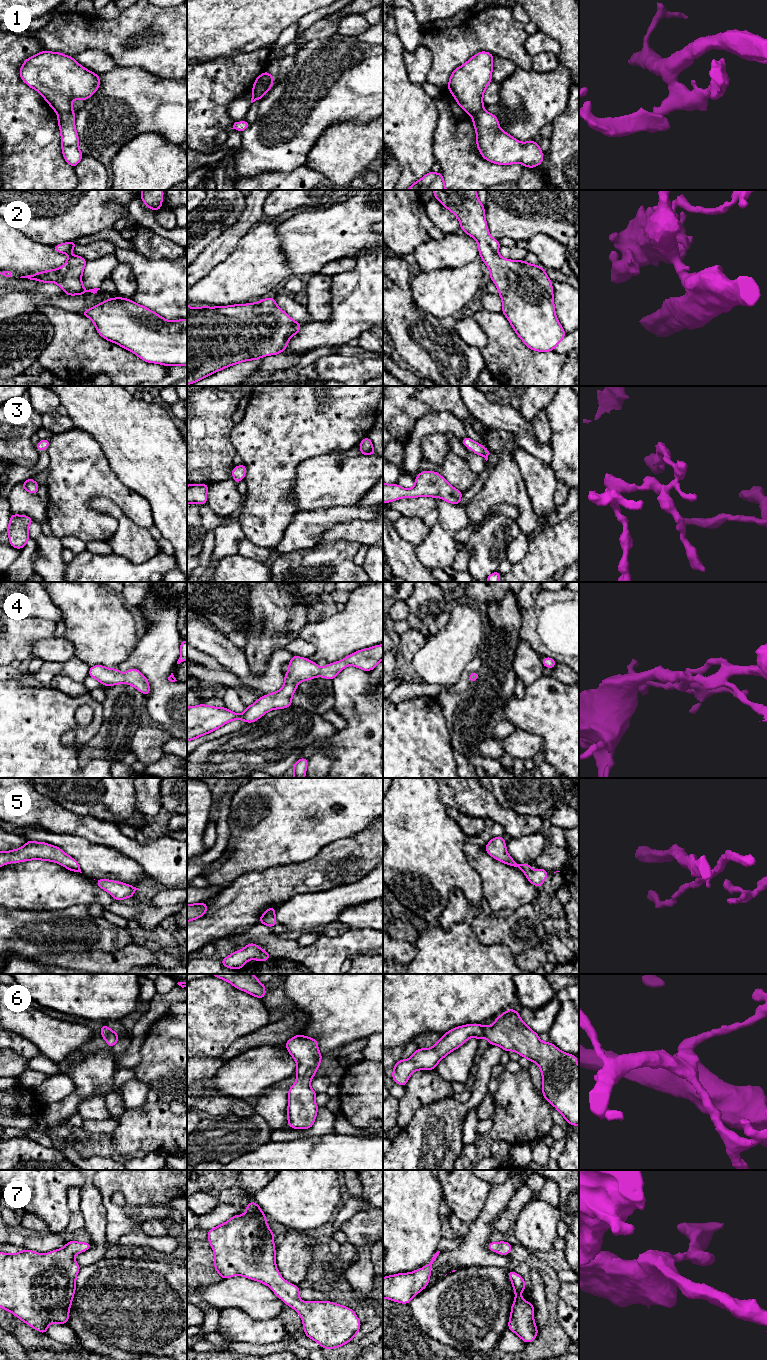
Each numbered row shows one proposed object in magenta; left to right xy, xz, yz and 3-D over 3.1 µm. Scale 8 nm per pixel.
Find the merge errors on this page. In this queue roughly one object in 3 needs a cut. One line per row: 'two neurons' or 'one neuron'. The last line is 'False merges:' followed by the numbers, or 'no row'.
1: two neurons
2: one neuron
3: one neuron
4: one neuron
5: two neurons
6: one neuron
7: one neuron
False merges: 1, 5

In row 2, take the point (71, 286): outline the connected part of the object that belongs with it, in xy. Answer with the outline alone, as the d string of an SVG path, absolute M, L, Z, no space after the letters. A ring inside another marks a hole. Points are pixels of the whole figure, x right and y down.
M72 241L55 245L53 248L57 253L68 255L68 260L63 266L20 278L38 280L41 283L55 282L69 296L83 295L86 292L97 293L100 288L86 290L83 286L81 277L87 260L81 256L69 254L76 246L77 244Z

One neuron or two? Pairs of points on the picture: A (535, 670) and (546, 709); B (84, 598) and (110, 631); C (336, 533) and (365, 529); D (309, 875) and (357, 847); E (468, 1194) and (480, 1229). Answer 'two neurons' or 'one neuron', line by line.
A: two neurons
B: one neuron
C: one neuron
D: one neuron
E: two neurons

